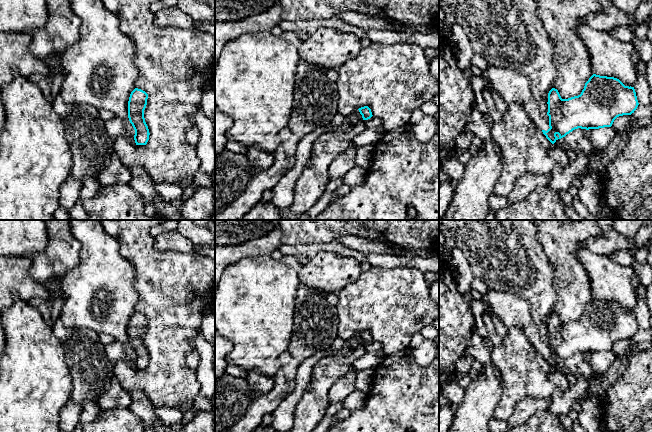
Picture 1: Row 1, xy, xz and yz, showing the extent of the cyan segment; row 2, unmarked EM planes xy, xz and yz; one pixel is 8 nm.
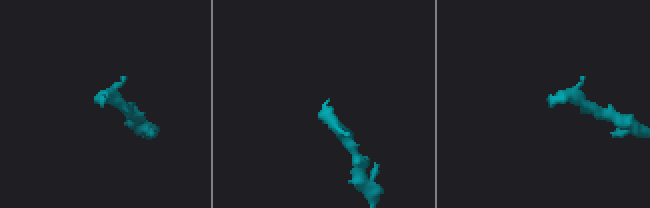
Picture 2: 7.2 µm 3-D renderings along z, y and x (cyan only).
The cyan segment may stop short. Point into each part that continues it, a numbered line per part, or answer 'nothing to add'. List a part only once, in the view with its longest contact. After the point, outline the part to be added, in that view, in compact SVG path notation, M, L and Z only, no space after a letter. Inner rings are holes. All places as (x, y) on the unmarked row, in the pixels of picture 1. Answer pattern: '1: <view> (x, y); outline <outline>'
1: yz (512, 310); outline M490 289L482 295L482 302L486 312L498 317L507 328L522 327L537 353L547 355L550 352L549 340L540 333L532 318L531 306L525 298Z

